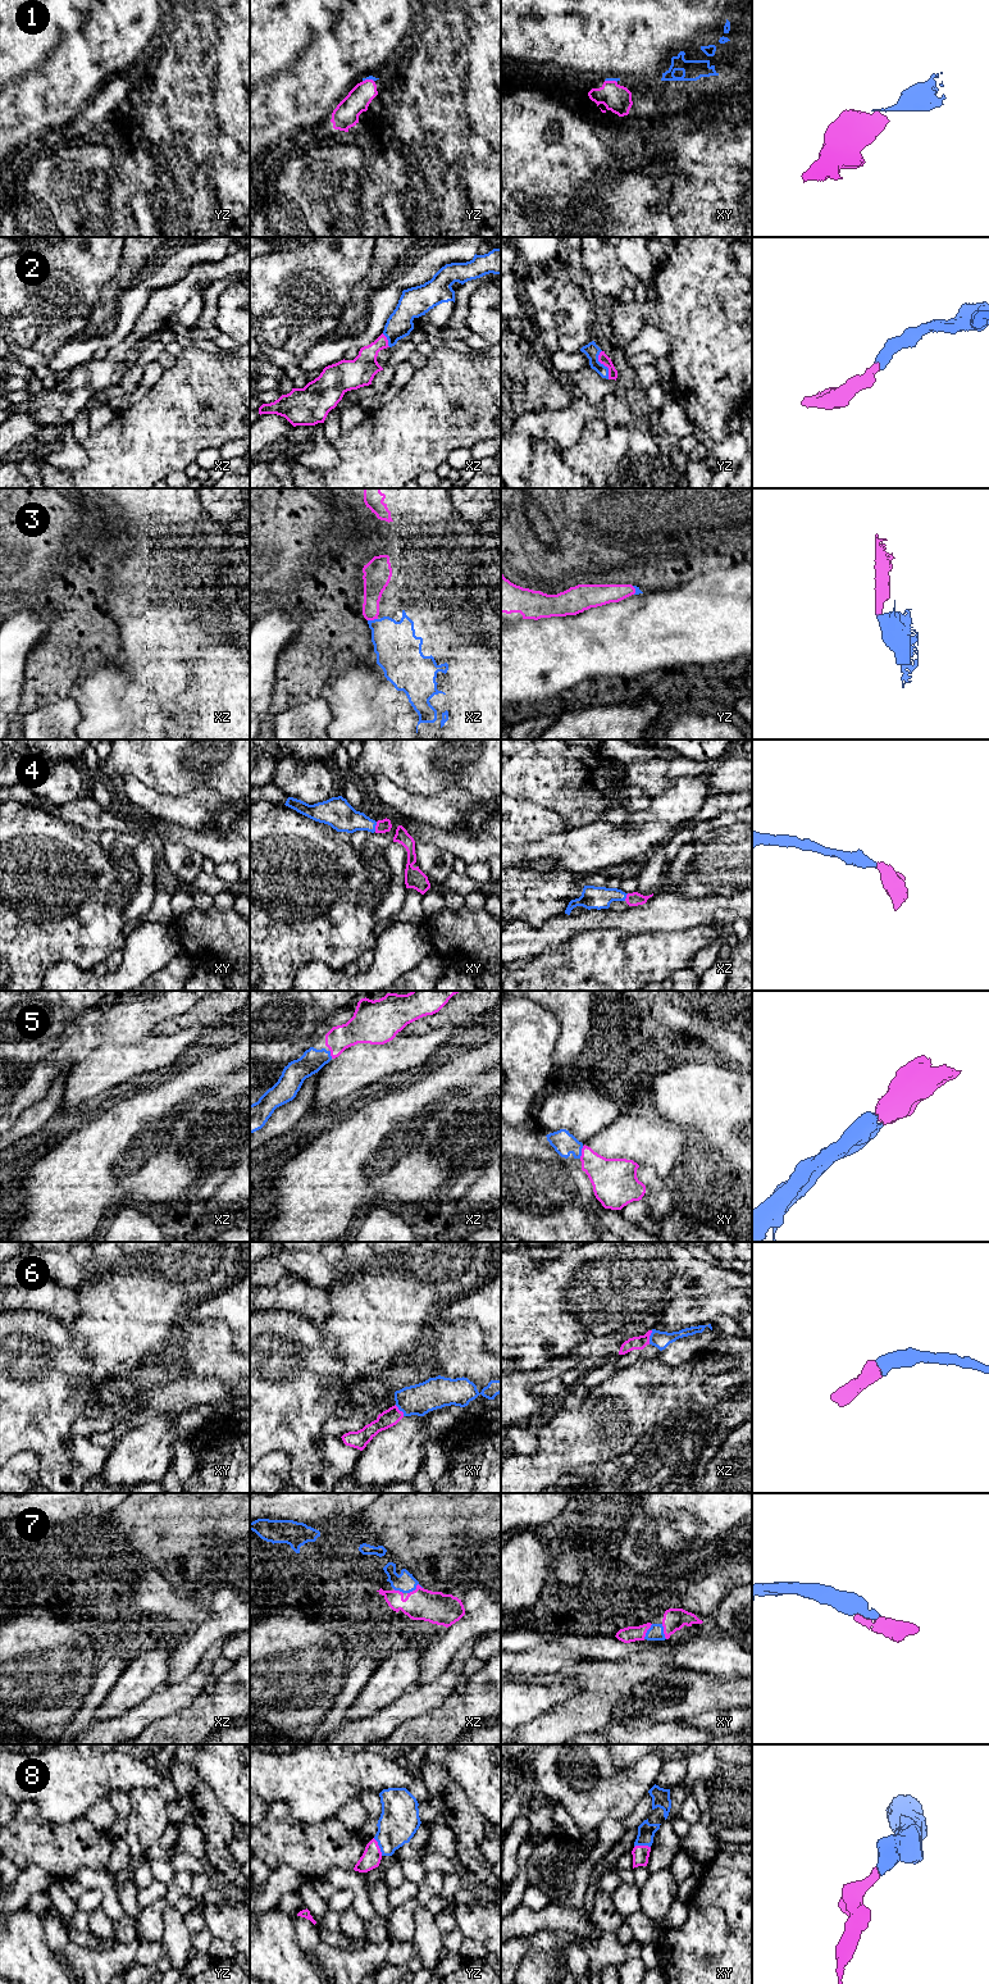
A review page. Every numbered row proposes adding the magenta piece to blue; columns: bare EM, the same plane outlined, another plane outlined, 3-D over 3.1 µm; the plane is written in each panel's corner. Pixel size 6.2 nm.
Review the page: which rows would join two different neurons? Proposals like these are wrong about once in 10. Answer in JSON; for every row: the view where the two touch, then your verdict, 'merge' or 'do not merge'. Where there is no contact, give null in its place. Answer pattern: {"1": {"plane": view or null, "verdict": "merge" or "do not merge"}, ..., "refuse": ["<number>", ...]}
{"1": {"plane": "xy", "verdict": "merge"}, "2": {"plane": "yz", "verdict": "merge"}, "3": {"plane": "xz", "verdict": "merge"}, "4": {"plane": "xy", "verdict": "merge"}, "5": {"plane": "xy", "verdict": "merge"}, "6": {"plane": "xz", "verdict": "merge"}, "7": {"plane": "xz", "verdict": "merge"}, "8": {"plane": "yz", "verdict": "merge"}, "refuse": []}

